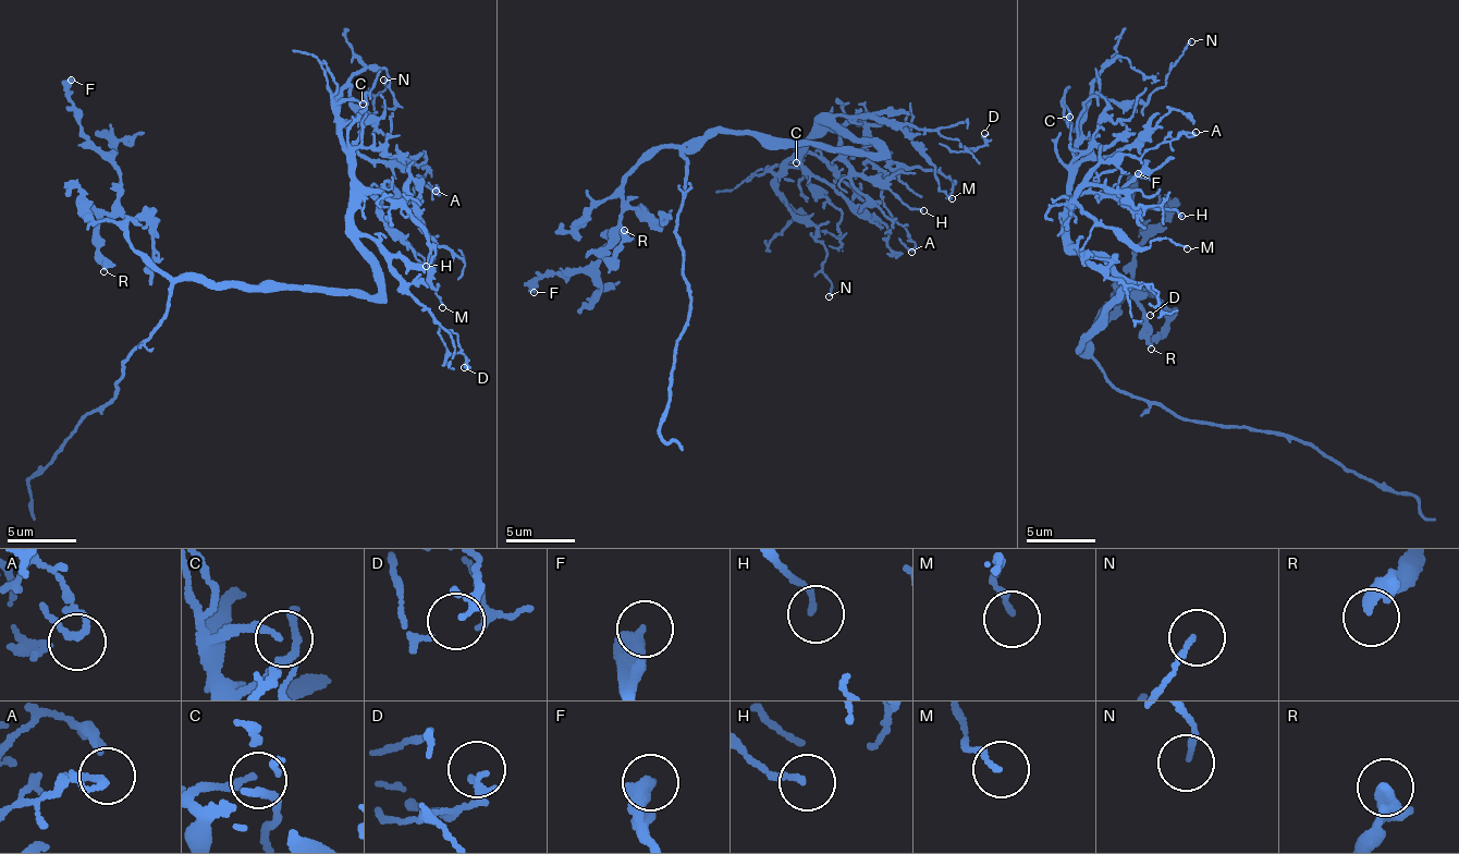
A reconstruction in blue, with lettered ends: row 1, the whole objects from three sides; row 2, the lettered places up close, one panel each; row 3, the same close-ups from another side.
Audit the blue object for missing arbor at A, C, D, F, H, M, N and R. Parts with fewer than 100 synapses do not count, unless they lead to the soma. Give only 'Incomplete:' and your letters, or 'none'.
Incomplete: none

